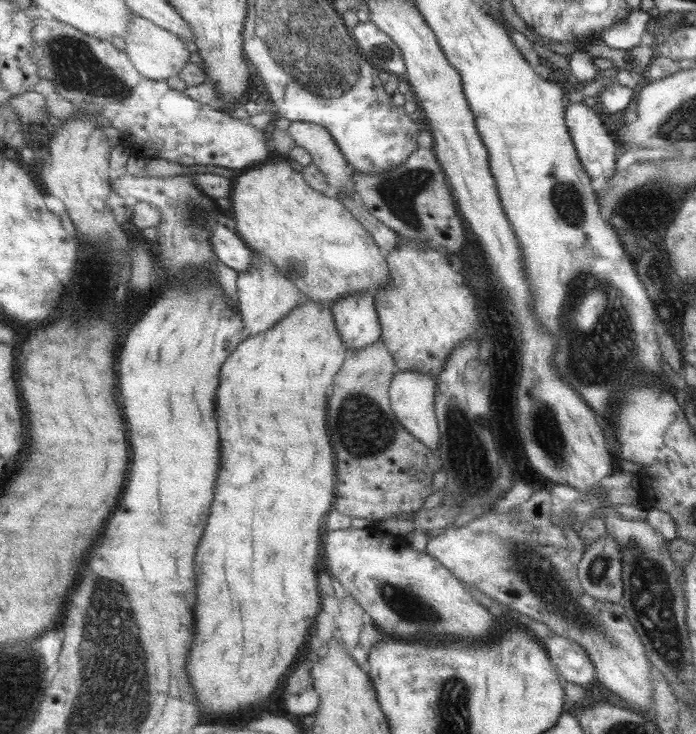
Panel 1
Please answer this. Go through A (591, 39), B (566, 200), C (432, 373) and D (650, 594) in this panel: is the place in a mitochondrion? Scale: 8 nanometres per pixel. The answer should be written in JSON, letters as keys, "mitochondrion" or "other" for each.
{"A":"other","B":"mitochondrion","C":"other","D":"mitochondrion"}

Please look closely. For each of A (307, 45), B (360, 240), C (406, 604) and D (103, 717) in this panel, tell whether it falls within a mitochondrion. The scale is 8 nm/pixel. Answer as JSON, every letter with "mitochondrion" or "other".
{"A":"mitochondrion","B":"other","C":"mitochondrion","D":"mitochondrion"}

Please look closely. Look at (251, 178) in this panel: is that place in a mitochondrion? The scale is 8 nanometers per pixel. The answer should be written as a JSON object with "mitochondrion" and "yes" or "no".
{"mitochondrion":"no"}

